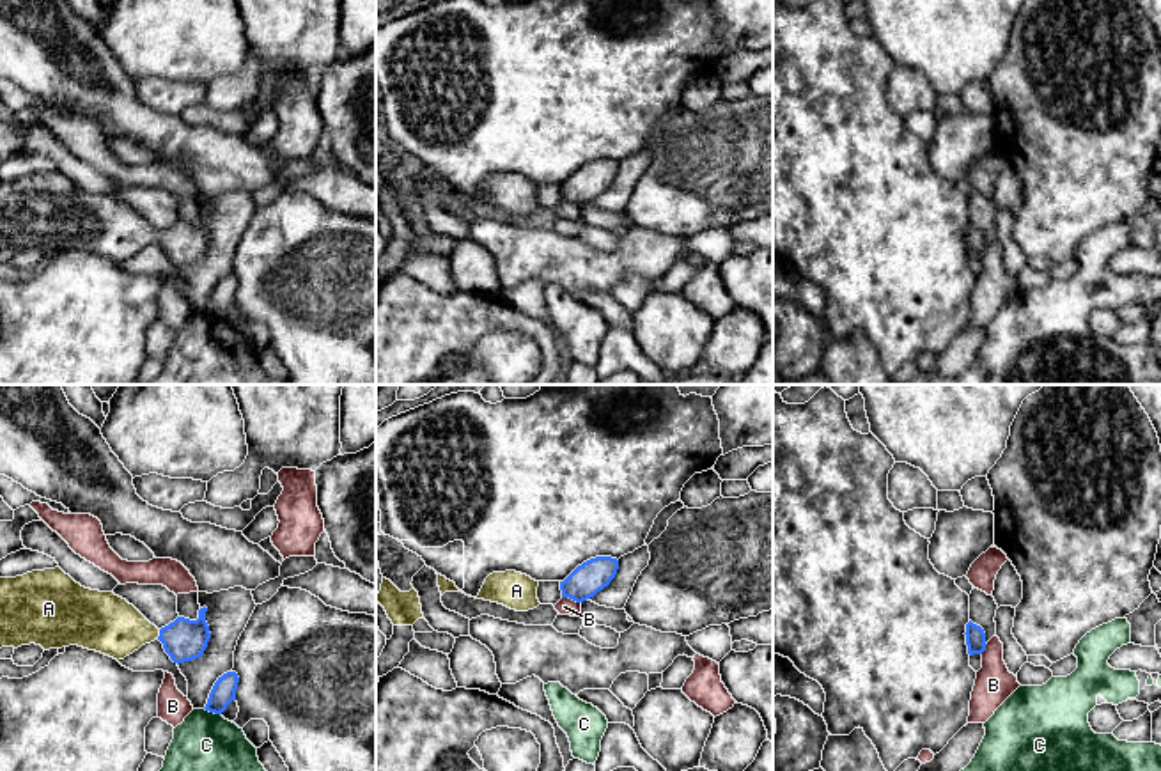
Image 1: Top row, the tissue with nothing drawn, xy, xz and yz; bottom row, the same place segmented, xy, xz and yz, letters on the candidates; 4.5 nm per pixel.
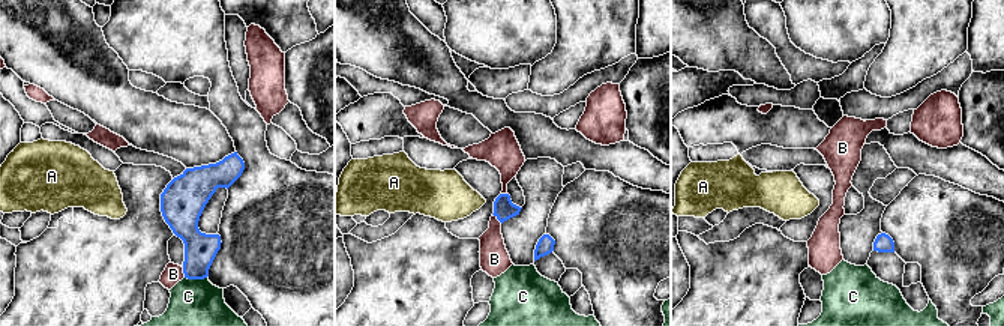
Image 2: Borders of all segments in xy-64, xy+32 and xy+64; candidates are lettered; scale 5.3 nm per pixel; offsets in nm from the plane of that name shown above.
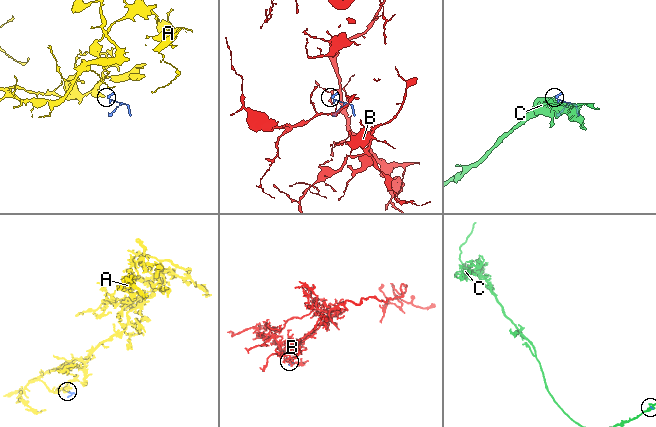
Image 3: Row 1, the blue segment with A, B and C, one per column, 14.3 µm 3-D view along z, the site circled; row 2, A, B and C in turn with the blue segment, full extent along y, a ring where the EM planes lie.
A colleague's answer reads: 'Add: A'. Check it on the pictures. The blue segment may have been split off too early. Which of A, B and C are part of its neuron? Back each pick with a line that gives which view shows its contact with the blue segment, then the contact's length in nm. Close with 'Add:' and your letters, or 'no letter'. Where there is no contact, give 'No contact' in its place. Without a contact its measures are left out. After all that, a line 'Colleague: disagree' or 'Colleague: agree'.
A: Touches blue in xy. Shared border 50 nm
Add: A
Colleague: agree

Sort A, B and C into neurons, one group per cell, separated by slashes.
A / B / C

